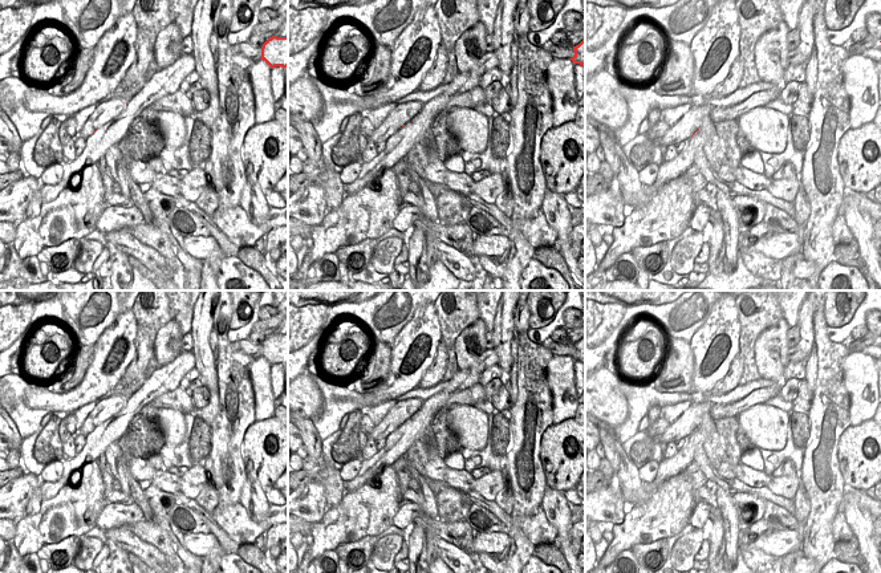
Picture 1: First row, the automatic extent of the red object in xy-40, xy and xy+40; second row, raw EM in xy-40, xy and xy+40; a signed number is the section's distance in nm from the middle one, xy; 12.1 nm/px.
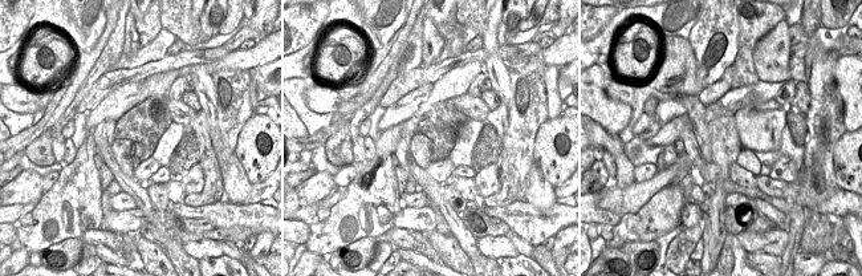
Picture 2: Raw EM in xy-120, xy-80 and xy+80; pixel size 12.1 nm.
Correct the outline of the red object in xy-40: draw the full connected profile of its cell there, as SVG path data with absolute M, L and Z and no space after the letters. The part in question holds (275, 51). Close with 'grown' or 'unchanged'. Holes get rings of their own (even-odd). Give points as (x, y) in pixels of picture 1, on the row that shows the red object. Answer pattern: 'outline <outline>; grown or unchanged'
outline M272 36L261 46L261 58L271 68L288 66L288 36L277 37Z; unchanged

